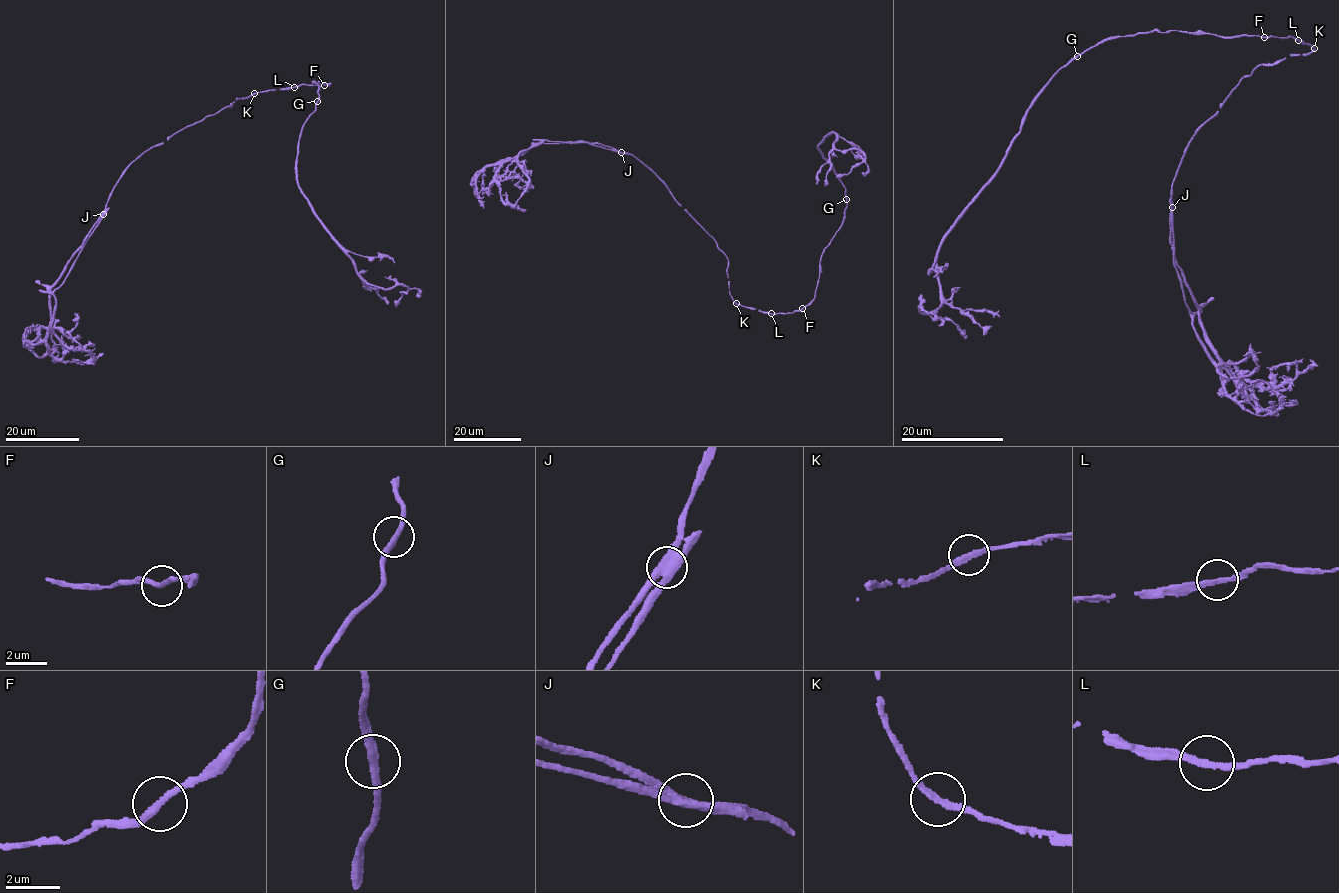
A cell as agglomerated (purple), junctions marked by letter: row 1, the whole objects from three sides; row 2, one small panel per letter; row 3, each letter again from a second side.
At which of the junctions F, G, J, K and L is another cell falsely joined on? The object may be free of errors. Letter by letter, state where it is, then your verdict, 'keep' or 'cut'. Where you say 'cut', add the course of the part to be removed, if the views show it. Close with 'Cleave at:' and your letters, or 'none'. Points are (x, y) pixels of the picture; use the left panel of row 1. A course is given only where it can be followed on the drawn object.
F: at (324, 85); keep
G: at (317, 101); keep
J: at (103, 214); cut; foreign part runs (103, 214), (53, 293), (51, 328), (78, 349), (56, 328), (42, 327), (24, 341), (33, 323)
K: at (254, 93); keep
L: at (294, 87); keep
Cleave at: J

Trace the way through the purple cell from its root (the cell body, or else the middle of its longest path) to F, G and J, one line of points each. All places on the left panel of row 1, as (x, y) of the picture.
F: (291, 87), (324, 85)
G: (291, 87), (330, 83), (312, 82), (319, 86), (318, 101)
J: (291, 87), (237, 98), (230, 106), (186, 126), (167, 140), (143, 152), (123, 174), (103, 214)

